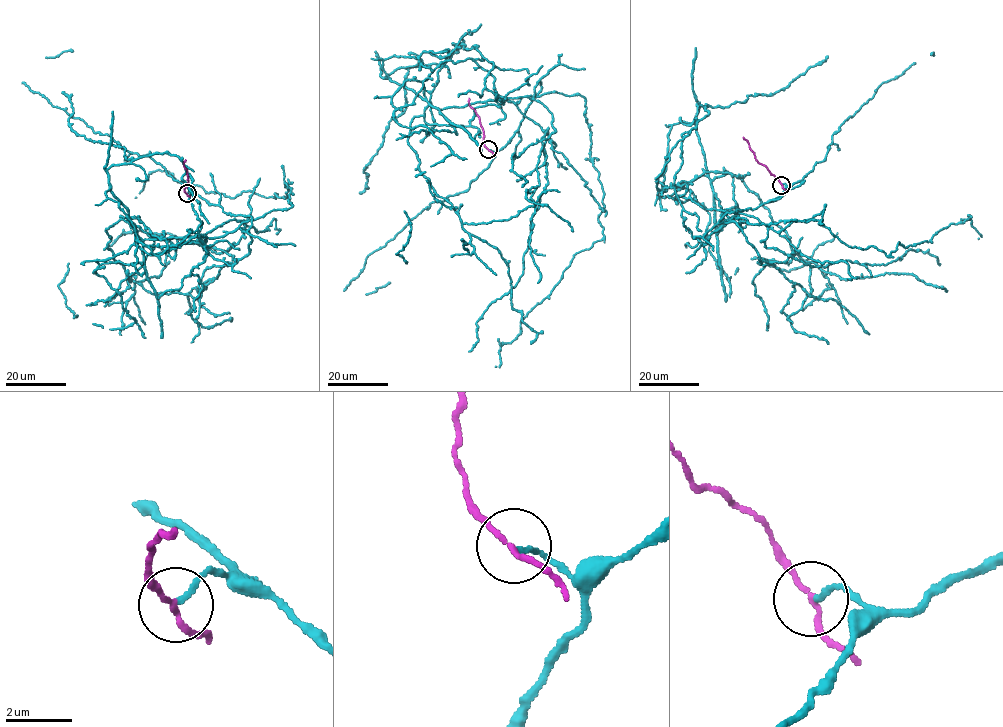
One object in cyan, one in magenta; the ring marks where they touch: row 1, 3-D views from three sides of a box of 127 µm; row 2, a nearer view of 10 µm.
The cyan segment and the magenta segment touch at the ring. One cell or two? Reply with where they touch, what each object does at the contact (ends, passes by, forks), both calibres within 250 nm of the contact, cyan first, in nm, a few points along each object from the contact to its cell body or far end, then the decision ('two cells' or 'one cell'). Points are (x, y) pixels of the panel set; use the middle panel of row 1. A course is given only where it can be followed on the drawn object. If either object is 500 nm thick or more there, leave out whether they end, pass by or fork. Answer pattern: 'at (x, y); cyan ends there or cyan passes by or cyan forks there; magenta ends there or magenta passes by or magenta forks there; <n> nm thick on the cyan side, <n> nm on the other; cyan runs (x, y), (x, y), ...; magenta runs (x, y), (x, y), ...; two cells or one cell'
at (488, 149); cyan ends there; magenta passes by; 150 nm thick on the cyan side, 150 nm on the other; cyan runs (489, 149), (541, 83), (438, 109), (422, 82), (440, 63), (470, 58), (548, 133), (522, 275), (468, 352); magenta runs (489, 149), (483, 142), (480, 119), (469, 105), (468, 98); two cells

